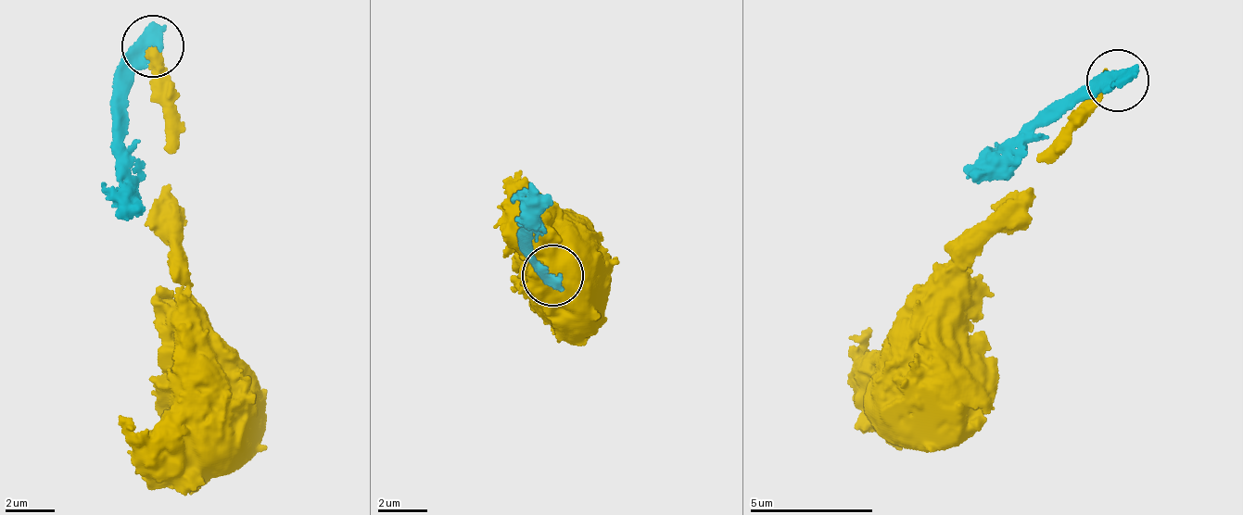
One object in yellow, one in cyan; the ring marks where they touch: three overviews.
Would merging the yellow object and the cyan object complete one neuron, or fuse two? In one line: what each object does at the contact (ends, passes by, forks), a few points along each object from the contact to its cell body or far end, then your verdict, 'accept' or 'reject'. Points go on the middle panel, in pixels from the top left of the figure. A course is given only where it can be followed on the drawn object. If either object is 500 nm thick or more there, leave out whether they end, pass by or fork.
yellow runs (553, 271), (564, 249), (546, 260), (564, 247), (564, 261), (591, 246), (591, 263), (568, 259); cyan runs (553, 277), (538, 258), (521, 215), (528, 183); reject

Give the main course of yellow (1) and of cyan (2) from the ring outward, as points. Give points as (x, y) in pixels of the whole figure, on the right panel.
1: (1112, 81), (1036, 160), (1025, 208), (980, 249), (962, 305), (908, 356), (904, 395), (912, 384)
2: (1119, 82), (1099, 85), (1029, 125), (962, 171)

